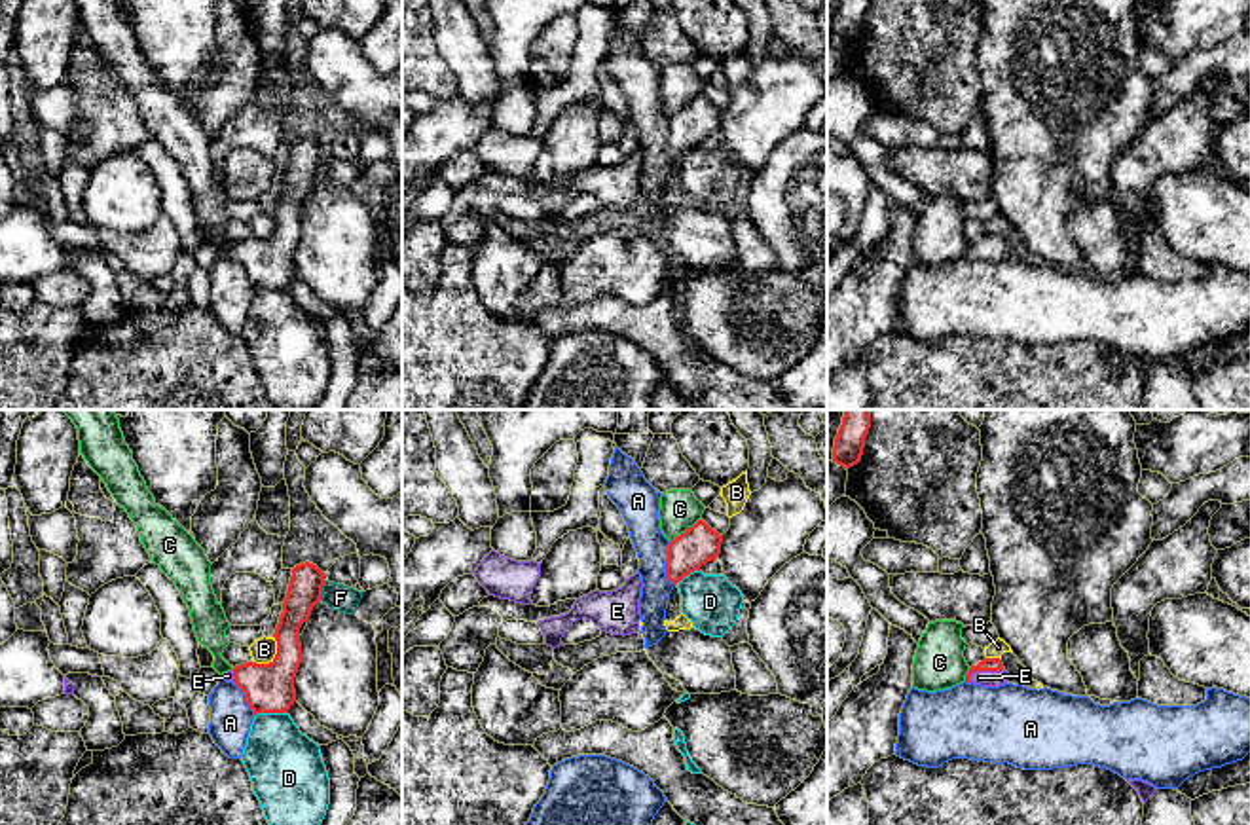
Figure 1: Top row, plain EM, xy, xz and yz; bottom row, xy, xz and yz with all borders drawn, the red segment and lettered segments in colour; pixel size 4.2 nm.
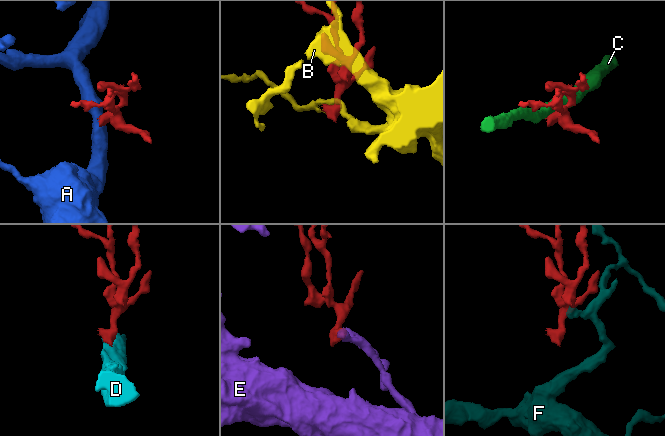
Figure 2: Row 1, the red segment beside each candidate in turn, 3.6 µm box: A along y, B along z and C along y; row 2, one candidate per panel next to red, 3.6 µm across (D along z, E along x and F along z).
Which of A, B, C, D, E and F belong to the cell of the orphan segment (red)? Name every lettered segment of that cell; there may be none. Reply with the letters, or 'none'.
E

